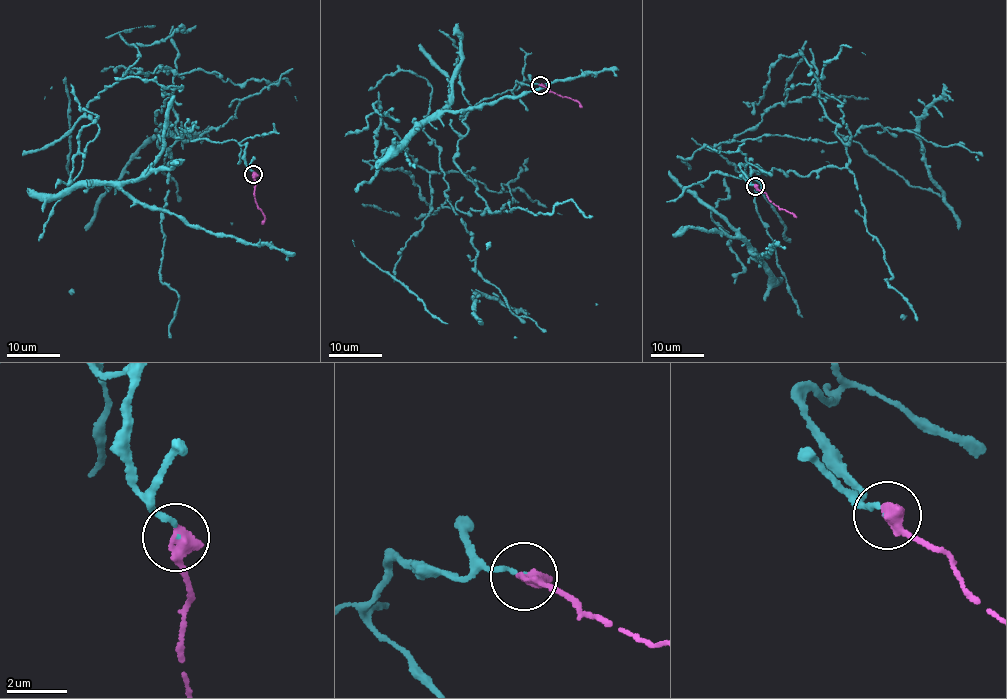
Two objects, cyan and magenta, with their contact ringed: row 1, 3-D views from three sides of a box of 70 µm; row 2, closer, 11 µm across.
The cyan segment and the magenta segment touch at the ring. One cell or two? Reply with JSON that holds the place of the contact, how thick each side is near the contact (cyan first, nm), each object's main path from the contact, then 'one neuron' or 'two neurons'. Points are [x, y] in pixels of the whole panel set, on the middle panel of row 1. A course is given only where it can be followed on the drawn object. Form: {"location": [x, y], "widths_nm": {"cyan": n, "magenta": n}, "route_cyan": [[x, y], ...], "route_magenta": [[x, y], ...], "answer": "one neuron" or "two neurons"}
{"location": [540, 85], "widths_nm": {"cyan": 120, "magenta": 500}, "route_cyan": [[540, 85], [463, 121], [454, 163], [481, 214], [433, 208], [380, 119], [375, 155], [445, 112], [617, 75]], "route_magenta": [[540, 85], [580, 106]], "answer": "one neuron"}

